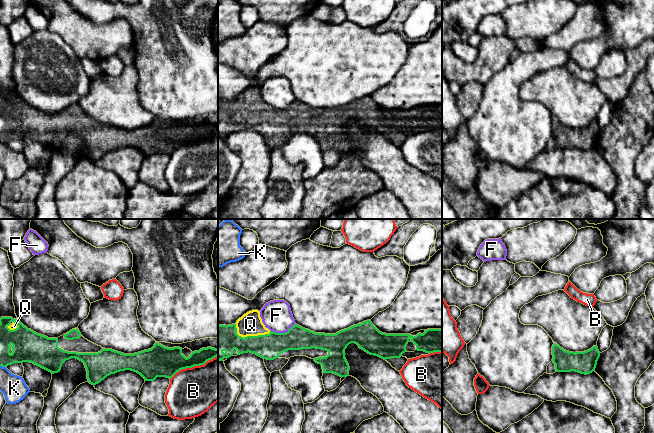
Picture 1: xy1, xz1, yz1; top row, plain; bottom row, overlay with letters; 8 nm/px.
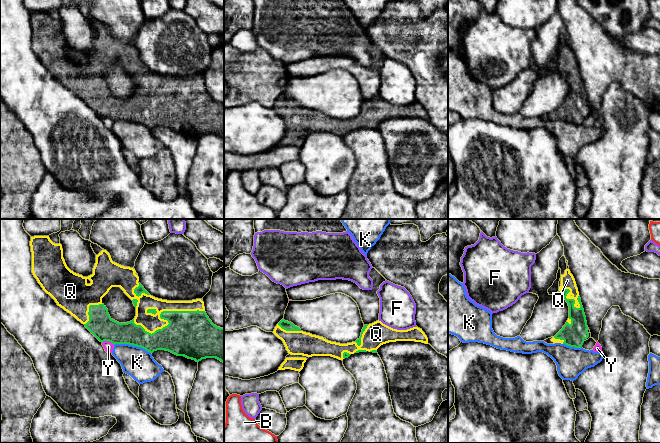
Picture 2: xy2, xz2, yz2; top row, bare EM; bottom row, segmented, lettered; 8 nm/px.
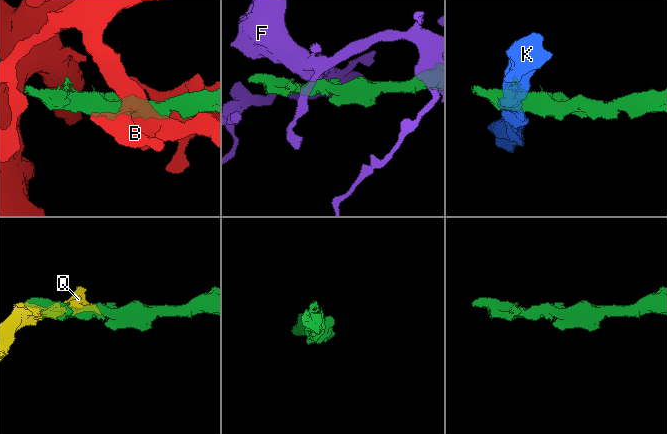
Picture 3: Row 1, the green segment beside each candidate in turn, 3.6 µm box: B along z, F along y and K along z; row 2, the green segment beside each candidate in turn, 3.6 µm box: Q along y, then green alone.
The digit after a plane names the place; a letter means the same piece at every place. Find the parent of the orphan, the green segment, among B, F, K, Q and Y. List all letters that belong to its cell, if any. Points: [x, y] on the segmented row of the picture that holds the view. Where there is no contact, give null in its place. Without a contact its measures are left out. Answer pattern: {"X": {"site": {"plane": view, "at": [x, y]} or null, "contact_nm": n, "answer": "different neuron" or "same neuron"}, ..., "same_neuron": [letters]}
{"B": {"site": {"plane": "xy1", "at": [193, 366]}, "contact_nm": 440, "answer": "different neuron"}, "F": {"site": {"plane": "xz1", "at": [282, 333]}, "contact_nm": 220, "answer": "different neuron"}, "K": {"site": {"plane": "xy2", "at": [132, 344]}, "contact_nm": 300, "answer": "different neuron"}, "Q": {"site": {"plane": "xy2", "at": [160, 316]}, "contact_nm": 600, "answer": "same neuron"}, "Y": {"site": {"plane": "xy2", "at": [108, 340]}, "contact_nm": 110, "answer": "different neuron"}, "same_neuron": ["Q"]}

